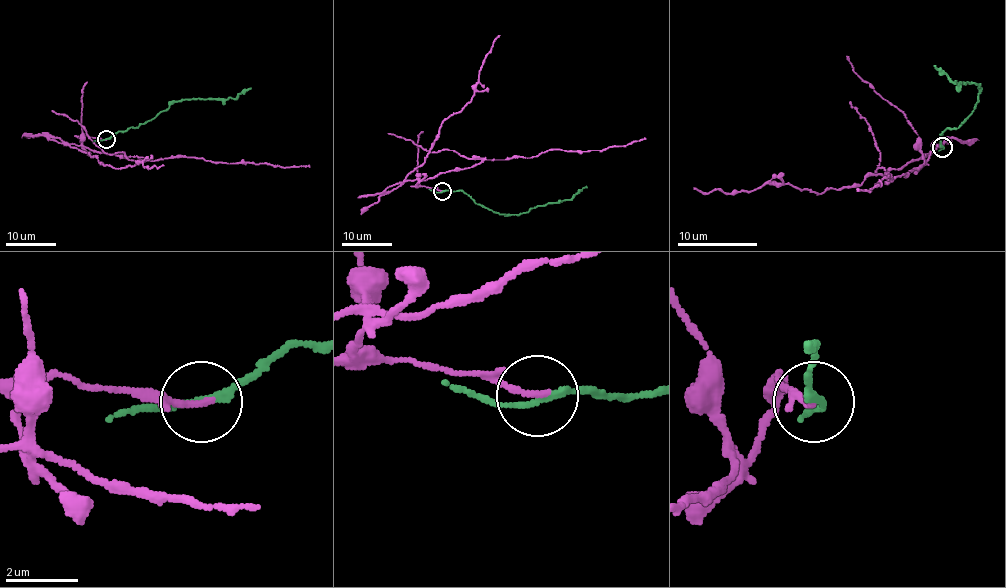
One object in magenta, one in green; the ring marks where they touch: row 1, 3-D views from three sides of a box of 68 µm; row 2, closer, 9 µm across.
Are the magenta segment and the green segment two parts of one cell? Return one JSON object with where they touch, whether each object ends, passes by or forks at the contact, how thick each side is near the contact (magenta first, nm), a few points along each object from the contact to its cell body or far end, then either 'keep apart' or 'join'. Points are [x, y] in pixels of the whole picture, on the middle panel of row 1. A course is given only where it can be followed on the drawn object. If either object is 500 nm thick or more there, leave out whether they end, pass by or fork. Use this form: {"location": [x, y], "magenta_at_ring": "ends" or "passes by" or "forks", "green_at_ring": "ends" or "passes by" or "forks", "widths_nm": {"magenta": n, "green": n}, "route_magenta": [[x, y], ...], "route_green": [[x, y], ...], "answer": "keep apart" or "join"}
{"location": [442, 191], "magenta_at_ring": "ends", "green_at_ring": "passes by", "widths_nm": {"magenta": 190, "green": 180}, "route_magenta": [[442, 191], [417, 183], [451, 170], [474, 167], [485, 159], [531, 158], [553, 149], [604, 150], [646, 138]], "route_green": [[442, 191], [462, 191], [494, 212], [511, 214], [570, 199], [587, 186]], "answer": "keep apart"}

